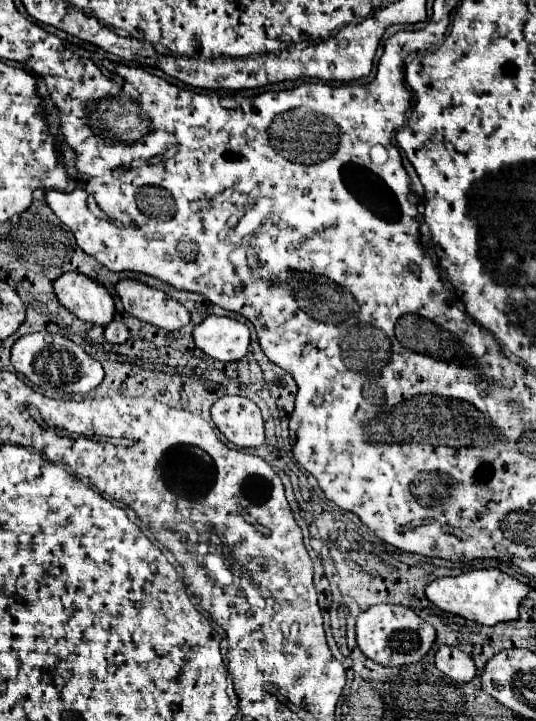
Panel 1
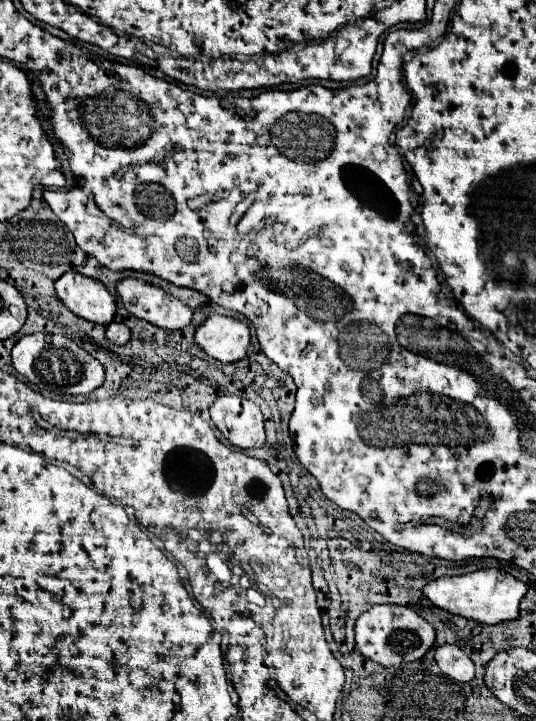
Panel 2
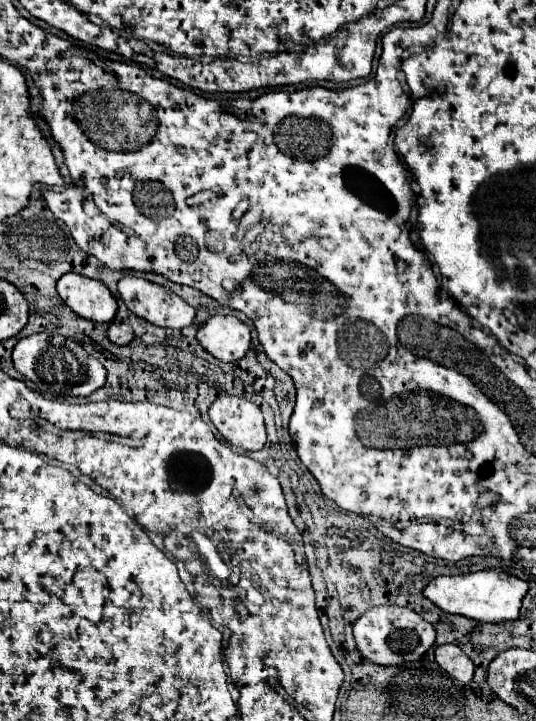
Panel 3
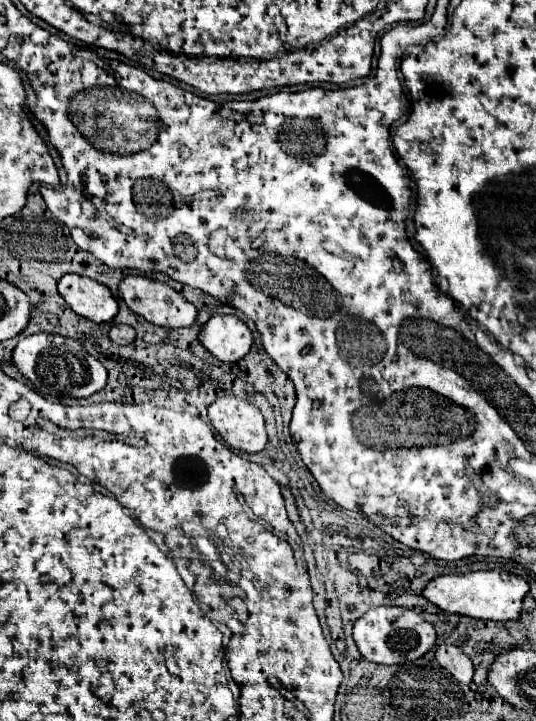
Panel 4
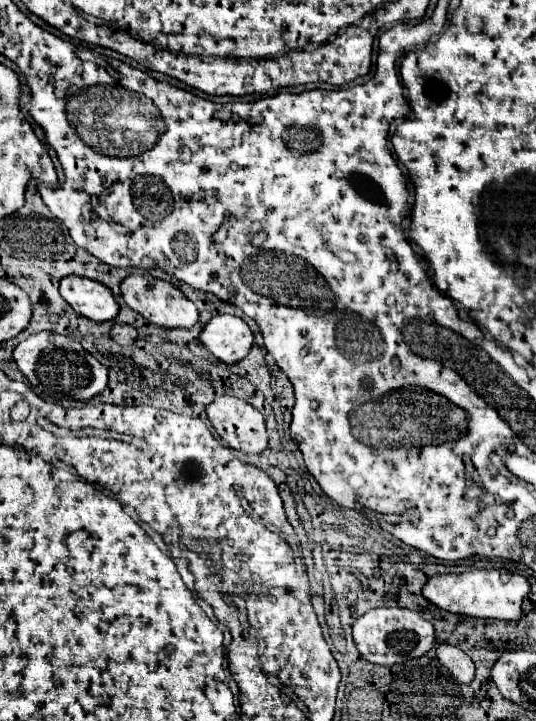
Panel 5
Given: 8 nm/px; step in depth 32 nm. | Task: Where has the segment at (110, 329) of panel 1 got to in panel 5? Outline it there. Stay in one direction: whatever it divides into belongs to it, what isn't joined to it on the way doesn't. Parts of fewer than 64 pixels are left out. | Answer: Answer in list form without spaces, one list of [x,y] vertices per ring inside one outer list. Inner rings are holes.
[[[114,324],[112,330],[110,330],[110,336],[112,336],[114,342],[126,346],[126,344],[134,342],[138,334],[136,334],[136,328],[132,328],[132,326],[128,326],[128,324]]]

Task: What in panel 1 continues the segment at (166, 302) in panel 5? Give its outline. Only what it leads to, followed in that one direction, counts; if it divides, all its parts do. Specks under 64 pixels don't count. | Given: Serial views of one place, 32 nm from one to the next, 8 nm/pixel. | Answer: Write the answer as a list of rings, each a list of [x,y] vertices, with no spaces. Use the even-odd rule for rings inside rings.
[[[120,280],[116,284],[116,292],[124,310],[142,322],[164,330],[178,330],[190,322],[190,312],[162,290],[136,280]]]

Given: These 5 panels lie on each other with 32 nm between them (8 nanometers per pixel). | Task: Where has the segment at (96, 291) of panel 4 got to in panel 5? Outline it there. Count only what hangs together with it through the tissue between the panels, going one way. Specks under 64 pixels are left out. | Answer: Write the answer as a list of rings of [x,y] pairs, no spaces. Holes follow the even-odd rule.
[[[64,276],[60,280],[60,296],[72,306],[72,310],[94,322],[114,320],[118,314],[118,302],[108,286],[82,276]]]

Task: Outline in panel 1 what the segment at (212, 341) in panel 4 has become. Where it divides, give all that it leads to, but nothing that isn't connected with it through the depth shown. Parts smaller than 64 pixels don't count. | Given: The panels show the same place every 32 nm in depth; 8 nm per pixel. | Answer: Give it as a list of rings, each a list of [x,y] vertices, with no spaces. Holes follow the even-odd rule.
[[[206,316],[194,326],[192,338],[204,354],[220,362],[236,362],[244,358],[250,346],[248,326],[226,316]]]

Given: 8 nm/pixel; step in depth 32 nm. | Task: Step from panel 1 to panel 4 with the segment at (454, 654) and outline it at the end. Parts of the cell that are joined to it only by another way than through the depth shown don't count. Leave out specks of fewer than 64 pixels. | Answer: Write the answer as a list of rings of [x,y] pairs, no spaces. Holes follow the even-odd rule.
[[[442,644],[436,648],[436,660],[442,668],[446,668],[458,682],[472,682],[474,676],[474,666],[472,660],[458,648],[452,644]]]

